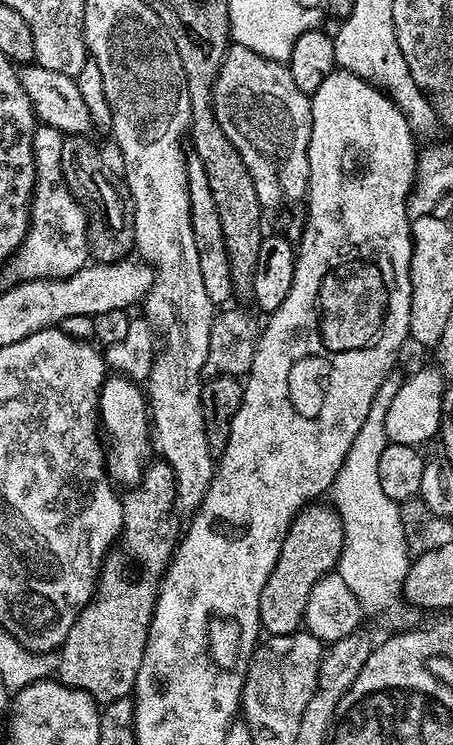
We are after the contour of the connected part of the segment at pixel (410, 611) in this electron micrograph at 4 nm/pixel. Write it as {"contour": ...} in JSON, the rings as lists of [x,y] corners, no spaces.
{"contour":[[[393,370],[382,386],[378,386],[378,394],[374,394],[374,402],[370,402],[372,416],[366,414],[368,424],[362,422],[358,434],[354,434],[356,448],[350,446],[352,456],[346,454],[346,462],[342,462],[342,470],[338,470],[338,478],[330,489],[344,531],[338,564],[341,569],[348,568],[344,570],[350,590],[365,613],[385,616],[390,623],[400,624],[396,626],[415,625],[418,612],[402,599],[410,553],[399,521],[399,503],[386,498],[382,482],[378,482],[378,458],[382,458],[382,450],[390,443],[386,438],[386,410],[394,404],[394,394],[398,394],[398,386],[402,386],[404,377],[403,371]]]}

